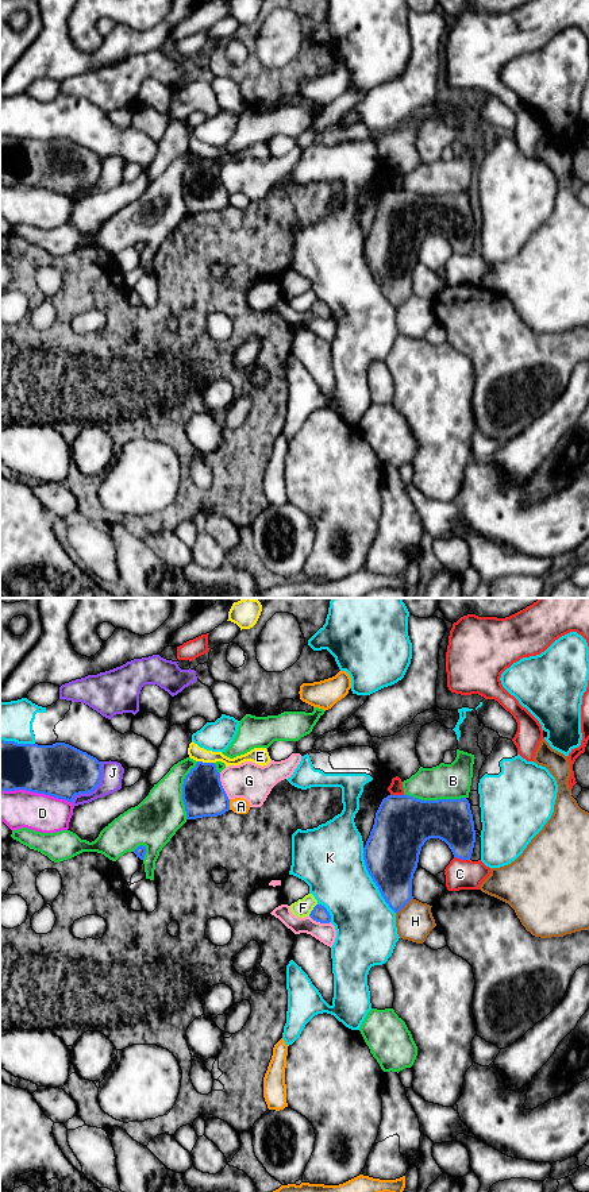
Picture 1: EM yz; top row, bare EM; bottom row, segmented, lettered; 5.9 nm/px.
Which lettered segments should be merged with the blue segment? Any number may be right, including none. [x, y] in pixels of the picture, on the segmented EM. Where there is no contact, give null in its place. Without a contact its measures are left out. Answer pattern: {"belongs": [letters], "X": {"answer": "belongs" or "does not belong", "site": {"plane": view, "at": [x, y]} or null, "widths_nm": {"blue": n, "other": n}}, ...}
{"belongs": [], "A": {"answer": "does not belong", "site": {"plane": "yz", "at": [228, 805]}, "widths_nm": {"blue": 260, "other": 100}}, "B": {"answer": "does not belong", "site": {"plane": "yz", "at": [435, 801]}, "widths_nm": {"blue": 340, "other": 220}}, "C": {"answer": "does not belong", "site": {"plane": "yz", "at": [462, 859]}, "widths_nm": {"blue": 260, "other": 180}}, "D": {"answer": "does not belong", "site": {"plane": "yz", "at": [35, 791]}, "widths_nm": {"blue": 320, "other": 220}}, "E": {"answer": "does not belong", "site": {"plane": "yz", "at": [206, 763]}, "widths_nm": {"blue": 260, "other": 90}}, "F": {"answer": "does not belong", "site": {"plane": "yz", "at": [312, 910]}, "widths_nm": {"blue": 90, "other": 110}}, "G": {"answer": "does not belong", "site": {"plane": "yz", "at": [222, 787]}, "widths_nm": {"blue": 260, "other": 220}}, "H": {"answer": "does not belong", "site": {"plane": "yz", "at": [404, 905]}, "widths_nm": {"blue": 280, "other": 220}}, "J": {"answer": "does not belong", "site": {"plane": "yz", "at": [95, 787]}, "widths_nm": {"blue": 320, "other": 130}}, "K": {"answer": "does not belong", "site": {"plane": "yz", "at": [373, 880]}, "widths_nm": {"blue": 320, "other": 360}}}

